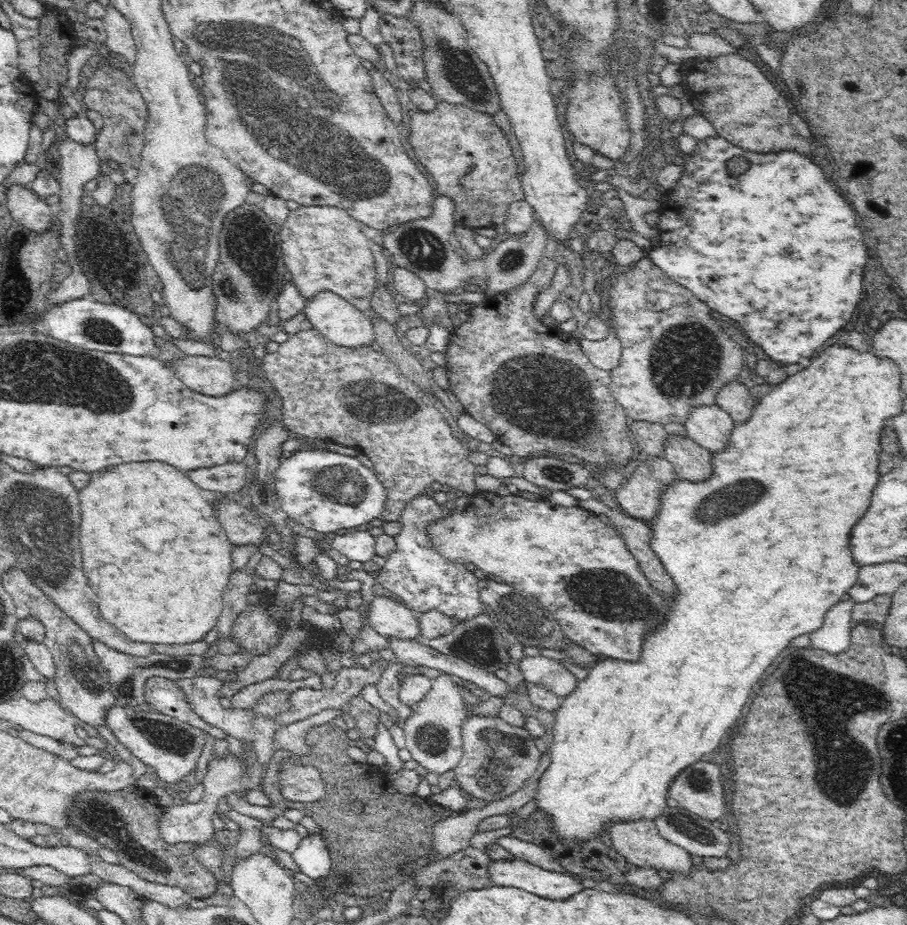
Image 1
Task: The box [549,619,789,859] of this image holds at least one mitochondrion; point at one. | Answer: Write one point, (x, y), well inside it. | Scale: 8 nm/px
(682, 822)

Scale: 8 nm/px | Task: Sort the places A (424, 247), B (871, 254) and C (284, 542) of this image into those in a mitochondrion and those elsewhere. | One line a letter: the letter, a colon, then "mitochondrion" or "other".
A: mitochondrion
B: other
C: other

